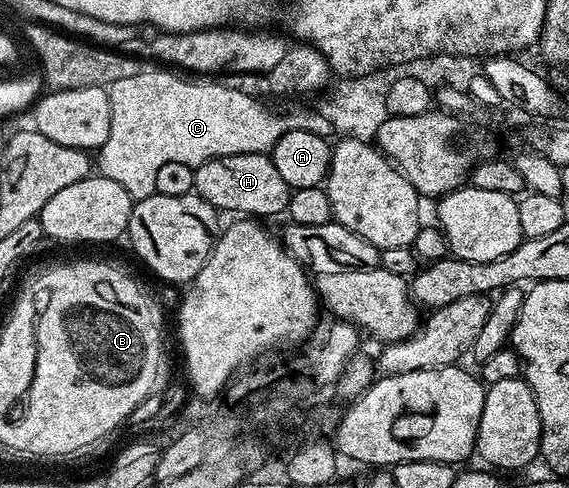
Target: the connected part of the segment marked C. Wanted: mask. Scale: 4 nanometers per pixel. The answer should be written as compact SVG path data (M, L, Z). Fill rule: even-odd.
M145 69L134 77L125 77L108 91L108 100L112 106L112 124L110 137L106 137L104 144L98 148L98 171L103 178L118 181L118 185L126 189L133 201L154 194L154 180L158 178L158 169L162 169L162 165L170 161L182 161L182 165L197 168L214 157L230 157L242 153L263 155L271 152L273 145L287 131L309 131L325 137L333 134L332 123L323 110L296 111L293 115L279 115L267 107L267 102L246 96L237 89L227 88L222 81L185 77L172 69L156 70L160 71Z

